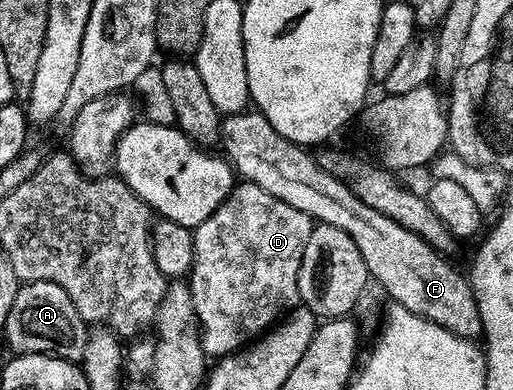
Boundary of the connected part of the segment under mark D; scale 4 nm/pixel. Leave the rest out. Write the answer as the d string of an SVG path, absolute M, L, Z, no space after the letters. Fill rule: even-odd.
M244 181L238 182L223 205L197 226L193 231L193 270L187 276L187 286L206 356L222 357L242 350L298 306L299 265L303 261L303 249L307 249L307 237L311 237L314 226L313 218L307 213L299 213L299 209L287 205L287 201L279 201L279 197L263 193L259 185Z

